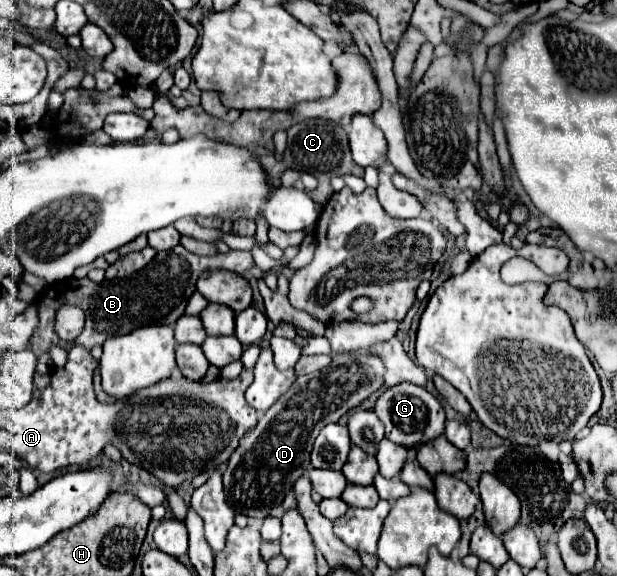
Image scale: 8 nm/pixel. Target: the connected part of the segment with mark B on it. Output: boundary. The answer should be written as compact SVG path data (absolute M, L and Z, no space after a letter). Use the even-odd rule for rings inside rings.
M175 246L175 248L171 248L169 252L159 252L143 270L139 270L137 274L133 274L133 278L115 278L115 280L103 280L101 284L95 284L95 282L91 282L89 278L83 278L83 280L77 280L77 278L69 278L69 280L63 280L63 282L55 282L53 286L49 286L43 294L41 294L41 298L37 300L37 316L39 316L39 326L35 328L35 332L33 332L33 336L31 336L31 350L35 352L35 356L37 356L37 368L35 368L35 374L41 374L41 376L45 376L45 374L51 374L51 370L53 370L53 360L51 360L51 354L49 354L49 350L51 350L51 346L63 346L65 350L69 350L73 344L77 344L77 346L83 346L83 348L87 348L87 350L91 350L93 346L101 346L105 340L107 340L107 336L111 338L111 336L119 336L119 334L129 334L131 330L135 330L135 328L141 328L141 326L149 326L149 324L175 324L175 320L185 312L185 306L187 306L187 300L191 298L191 294L195 292L195 282L197 282L197 278L205 272L205 270L217 270L217 268L227 268L227 270L233 270L233 272L237 272L237 274L245 274L245 272L249 272L251 268L255 266L255 262L253 262L253 254L251 252L241 252L241 250L231 250L229 254L215 254L215 256L197 256L197 254L191 254L189 250L185 250L183 246ZM63 302L71 302L71 304L79 304L79 306L83 306L83 310L85 310L85 316L87 316L87 322L85 322L85 332L73 342L73 344L69 344L69 342L61 342L59 338L57 338L57 334L53 332L53 320L55 320L55 310L63 304Z

